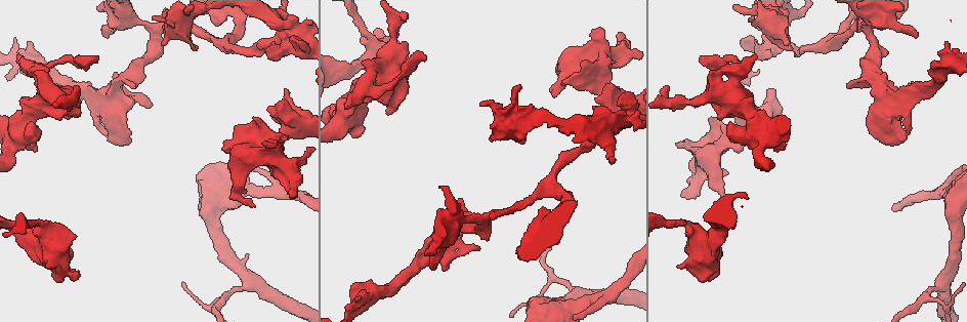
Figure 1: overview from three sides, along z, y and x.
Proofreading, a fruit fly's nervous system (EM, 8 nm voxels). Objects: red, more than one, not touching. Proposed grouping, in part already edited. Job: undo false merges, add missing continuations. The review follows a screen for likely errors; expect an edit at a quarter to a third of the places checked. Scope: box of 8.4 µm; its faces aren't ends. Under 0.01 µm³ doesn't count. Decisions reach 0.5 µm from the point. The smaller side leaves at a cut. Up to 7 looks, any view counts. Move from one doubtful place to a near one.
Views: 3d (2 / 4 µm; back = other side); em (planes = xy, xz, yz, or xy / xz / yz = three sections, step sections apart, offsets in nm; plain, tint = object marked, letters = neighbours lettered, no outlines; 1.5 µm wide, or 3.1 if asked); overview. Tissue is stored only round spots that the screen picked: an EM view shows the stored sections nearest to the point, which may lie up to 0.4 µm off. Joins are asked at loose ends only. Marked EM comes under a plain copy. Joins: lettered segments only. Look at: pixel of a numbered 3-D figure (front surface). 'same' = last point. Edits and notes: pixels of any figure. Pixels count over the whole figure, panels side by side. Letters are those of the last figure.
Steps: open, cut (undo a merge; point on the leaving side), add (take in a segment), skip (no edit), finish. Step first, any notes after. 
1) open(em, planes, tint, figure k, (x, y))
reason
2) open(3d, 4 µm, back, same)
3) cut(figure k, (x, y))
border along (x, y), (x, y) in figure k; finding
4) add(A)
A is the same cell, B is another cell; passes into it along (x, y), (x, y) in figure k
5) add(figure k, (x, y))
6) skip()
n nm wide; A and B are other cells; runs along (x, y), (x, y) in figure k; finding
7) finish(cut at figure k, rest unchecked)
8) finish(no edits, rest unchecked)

open(3d, 2 µm, figure 1, (293, 182))
thick turns thin

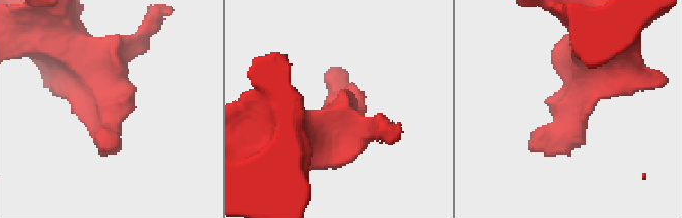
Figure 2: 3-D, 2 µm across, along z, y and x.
open(em, planes, letters, figure 2, (107, 111))
need the tissue

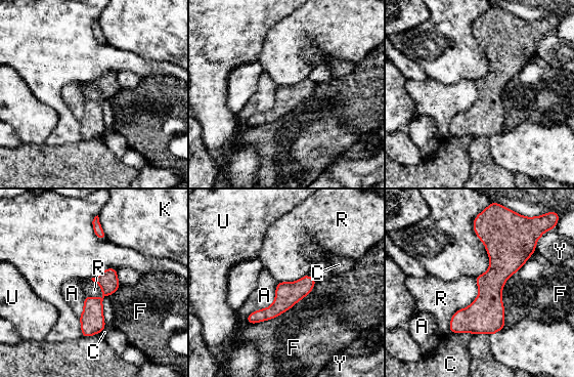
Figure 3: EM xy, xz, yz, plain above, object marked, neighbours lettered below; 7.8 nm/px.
skip()
A, C, F, K, R, U and Y are other cells; border along (316, 280), (288, 309), (247, 324) in figure 3; continuous, no second neuron

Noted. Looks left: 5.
open(3d, 4 µm, figure 1, (595, 299))
branch point

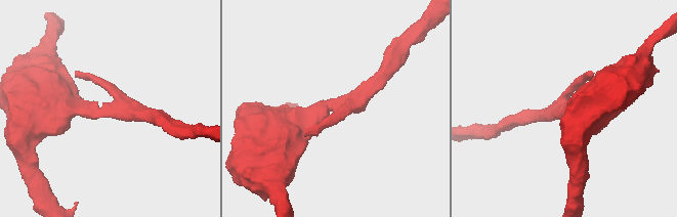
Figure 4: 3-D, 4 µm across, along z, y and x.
open(em, xy, step 8, letters, figure 4, (562, 114))
3 arms; arms of 170, 260, 400 nm

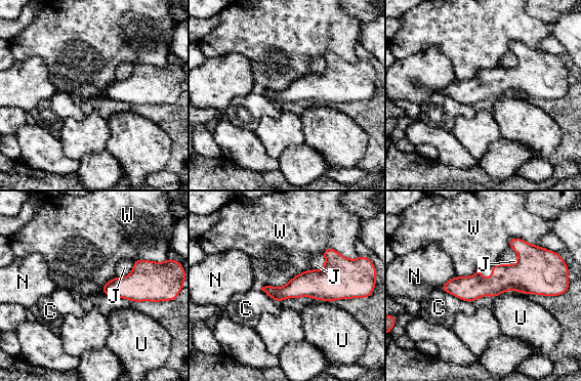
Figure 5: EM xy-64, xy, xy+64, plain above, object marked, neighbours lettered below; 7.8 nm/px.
skip()
C, J, N, U and W are other cells; border along (309, 268), (280, 287), (260, 288) in figure 5; one neuron here

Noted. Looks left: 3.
open(3d, 4 µm, back, figure 1, (97, 59))
free end

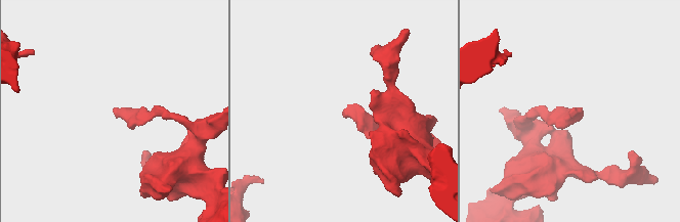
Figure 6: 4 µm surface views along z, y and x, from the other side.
open(em, xy, step 8, tint, figure 6, (117, 109))
need the tissue

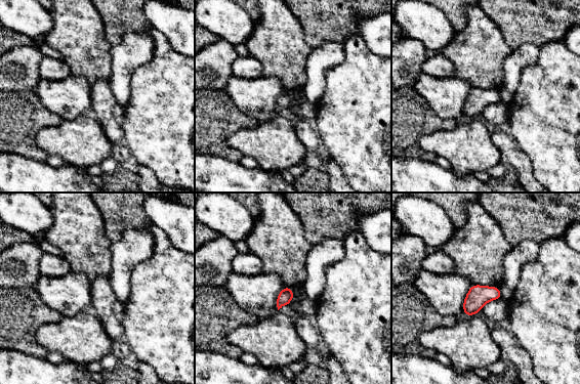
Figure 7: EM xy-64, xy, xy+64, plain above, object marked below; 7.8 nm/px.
open(em, planes, letters, same)
cut it another way

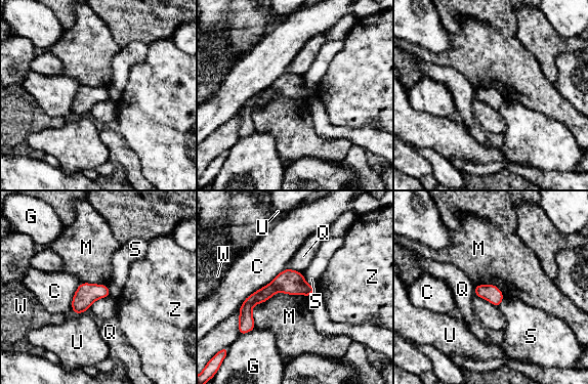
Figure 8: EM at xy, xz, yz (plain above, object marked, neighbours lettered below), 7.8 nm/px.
skip()
C, G, M, Q, S, U, W and Z are other cells; runs along (311, 289), (274, 287), (246, 304) in figure 8; none of them fits

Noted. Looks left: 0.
finish(no edits, rest unchecked)

